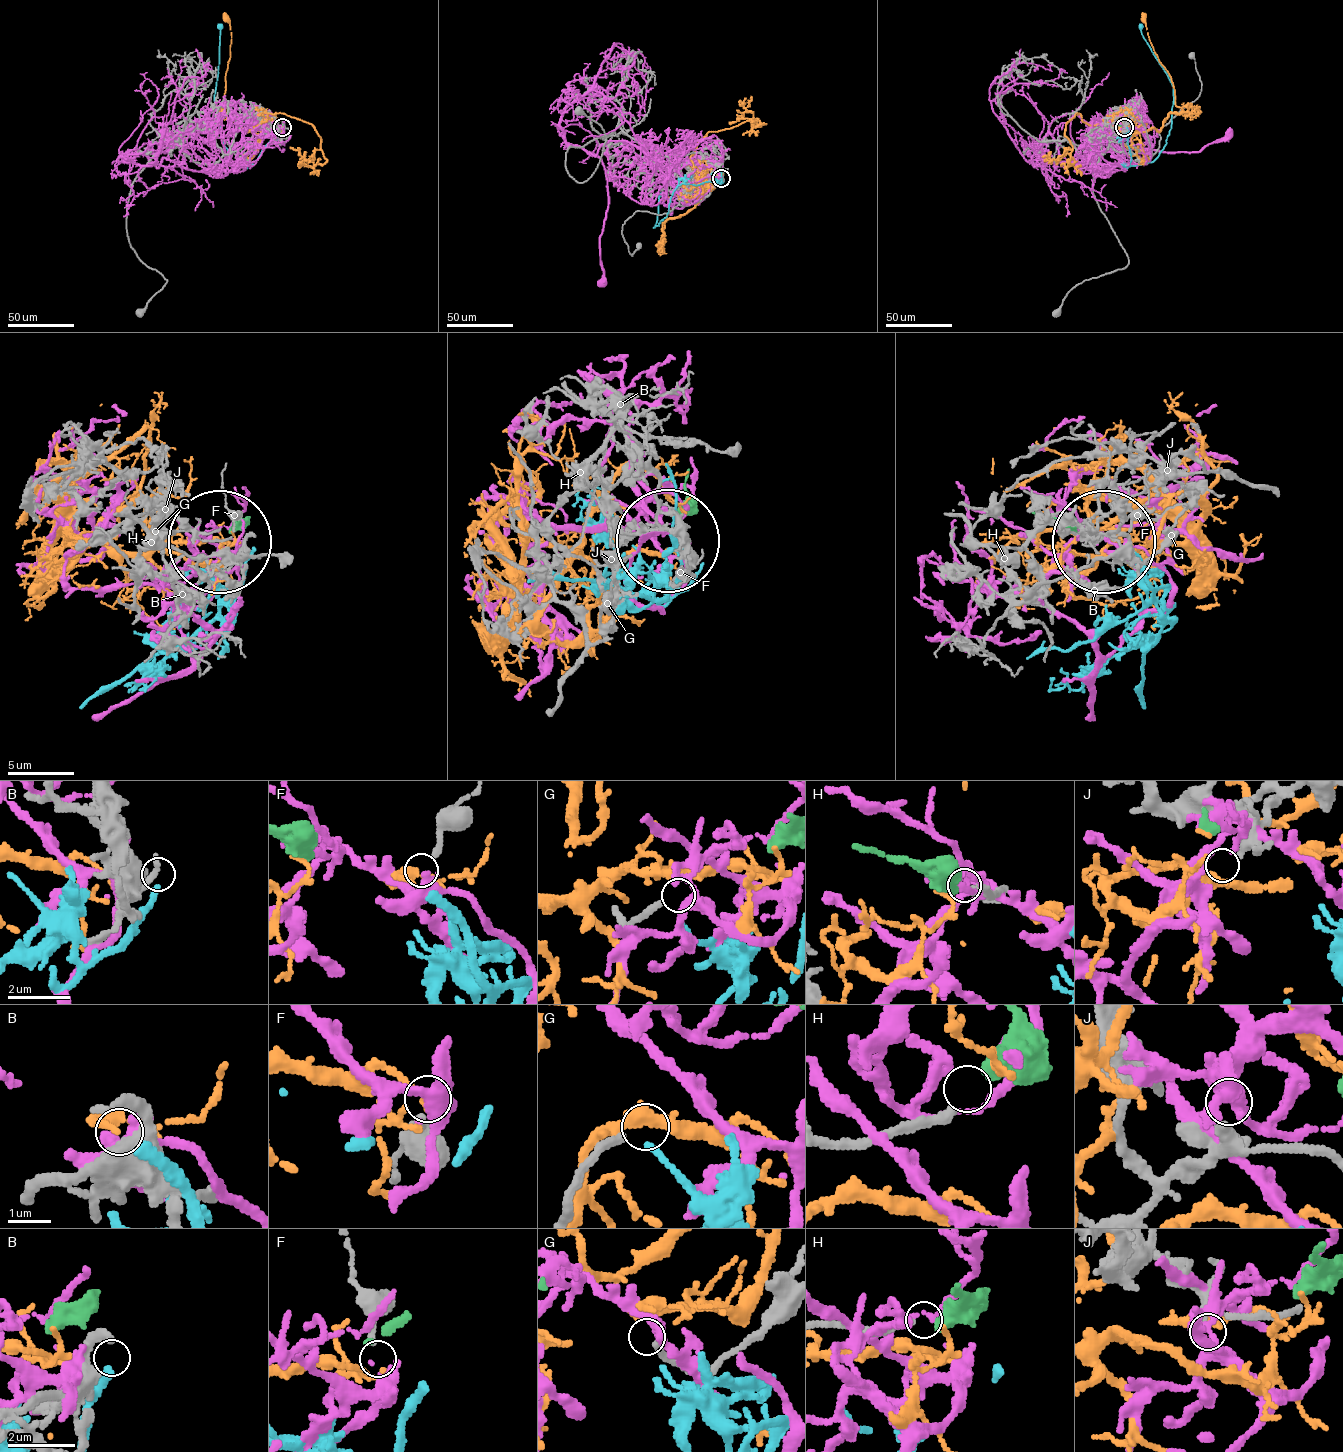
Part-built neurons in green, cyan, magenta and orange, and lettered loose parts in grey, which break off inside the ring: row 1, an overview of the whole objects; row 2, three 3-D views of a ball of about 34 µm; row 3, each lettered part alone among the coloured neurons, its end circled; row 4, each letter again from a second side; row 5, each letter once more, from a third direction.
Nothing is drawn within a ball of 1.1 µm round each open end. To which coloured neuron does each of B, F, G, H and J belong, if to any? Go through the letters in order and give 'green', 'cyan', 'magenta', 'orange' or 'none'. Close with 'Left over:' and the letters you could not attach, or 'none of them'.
B: cyan
F: none
G: none
H: green
J: none
Left over: F, G, J

